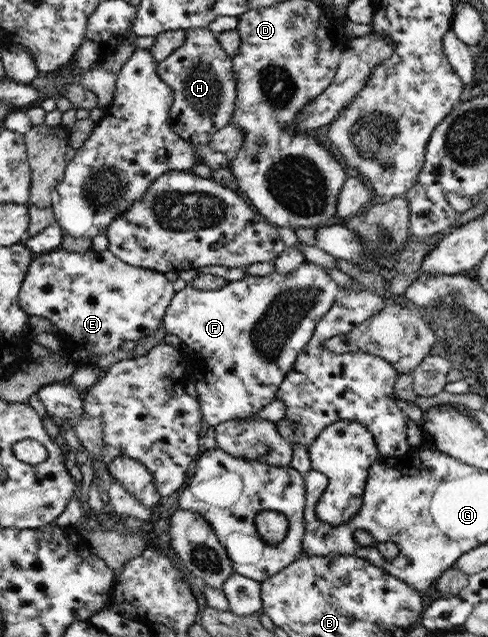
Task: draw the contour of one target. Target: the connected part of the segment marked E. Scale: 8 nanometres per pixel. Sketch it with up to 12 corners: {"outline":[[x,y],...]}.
{"outline":[[35,255],[18,300],[98,357],[159,328],[164,273]]}

